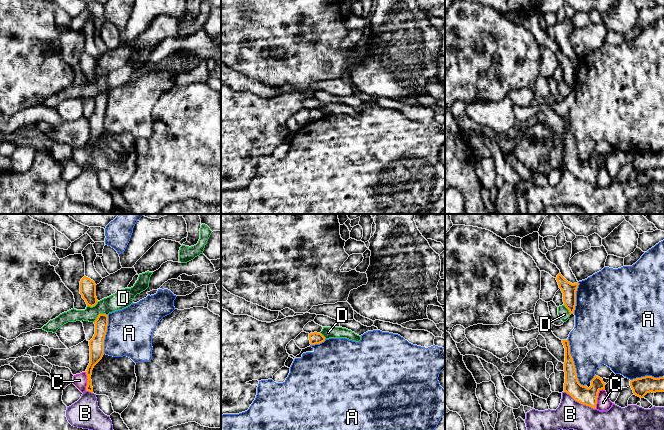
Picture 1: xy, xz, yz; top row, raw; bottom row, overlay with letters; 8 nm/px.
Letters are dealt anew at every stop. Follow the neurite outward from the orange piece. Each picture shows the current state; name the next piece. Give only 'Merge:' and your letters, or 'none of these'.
Merge: none of these

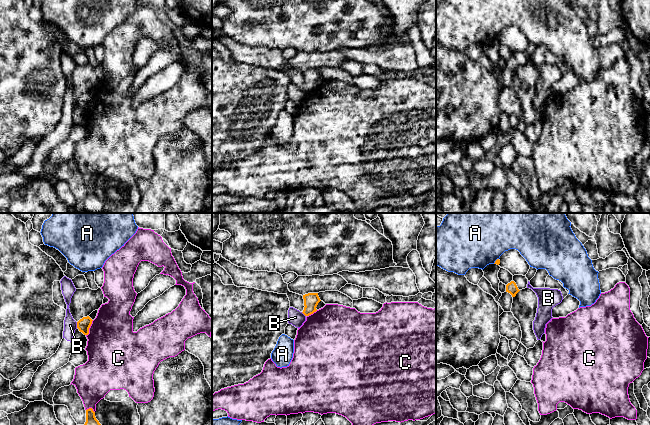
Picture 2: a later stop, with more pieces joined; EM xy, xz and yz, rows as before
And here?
Merge: none of these

